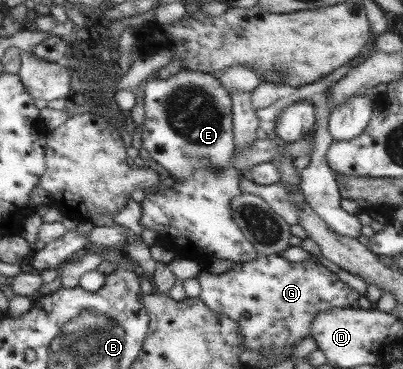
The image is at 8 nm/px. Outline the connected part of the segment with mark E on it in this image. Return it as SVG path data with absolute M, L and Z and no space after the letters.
M180 70L176 74L173 74L173 76L165 78L165 80L152 78L152 74L148 78L149 80L146 81L142 94L144 121L140 136L141 146L145 148L149 153L149 156L157 162L159 166L165 168L168 174L173 176L177 181L173 184L173 186L175 186L174 189L165 189L161 193L155 193L143 197L142 202L140 203L142 214L139 217L139 226L141 226L142 230L151 230L151 232L159 234L159 237L157 237L158 245L163 249L170 251L174 258L189 259L200 265L206 265L208 261L214 258L219 258L219 260L231 260L231 262L235 263L253 260L258 255L258 252L255 250L255 247L243 237L243 233L239 231L239 227L235 224L235 221L231 219L232 213L230 210L230 200L233 196L237 196L237 194L240 193L239 176L241 174L235 171L235 167L233 167L233 163L231 163L235 144L233 144L232 102L230 101L230 96L227 93L227 90L221 86L221 82L216 80L216 75L209 75L201 72L195 73Z

